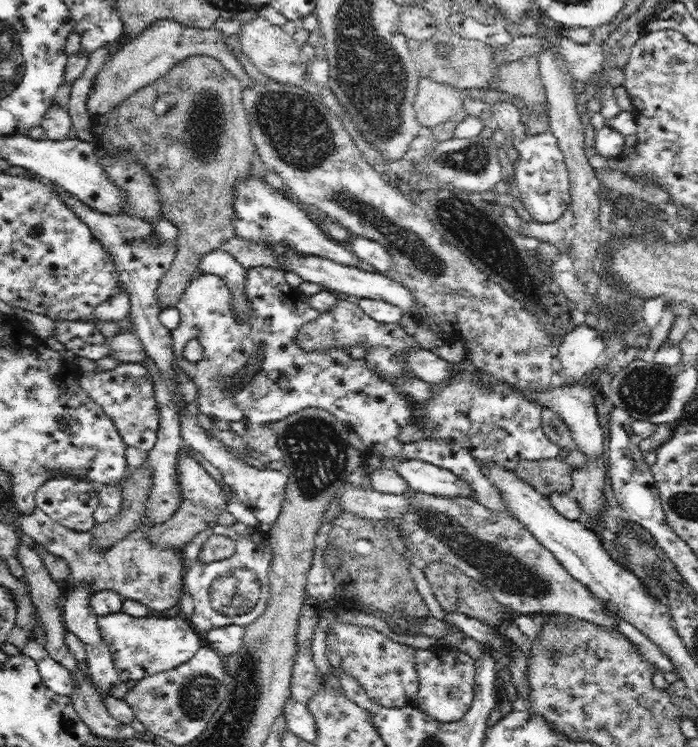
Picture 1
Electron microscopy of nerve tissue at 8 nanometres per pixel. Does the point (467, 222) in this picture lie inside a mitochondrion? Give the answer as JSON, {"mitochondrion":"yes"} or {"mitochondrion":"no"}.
{"mitochondrion":"yes"}

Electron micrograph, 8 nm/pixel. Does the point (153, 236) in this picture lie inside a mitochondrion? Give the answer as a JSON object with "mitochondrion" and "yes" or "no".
{"mitochondrion":"no"}

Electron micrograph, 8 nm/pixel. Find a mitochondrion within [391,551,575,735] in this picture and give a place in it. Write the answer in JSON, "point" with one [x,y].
{"point":[556,651]}

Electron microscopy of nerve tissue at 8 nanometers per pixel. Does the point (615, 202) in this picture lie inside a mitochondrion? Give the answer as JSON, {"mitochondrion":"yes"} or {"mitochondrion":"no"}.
{"mitochondrion":"no"}

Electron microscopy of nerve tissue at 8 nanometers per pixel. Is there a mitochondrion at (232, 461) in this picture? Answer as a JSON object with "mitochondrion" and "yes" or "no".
{"mitochondrion":"no"}

